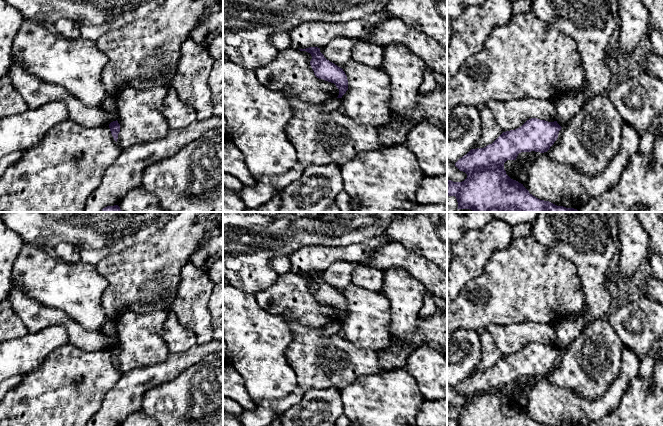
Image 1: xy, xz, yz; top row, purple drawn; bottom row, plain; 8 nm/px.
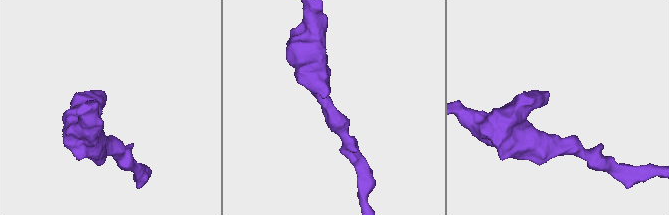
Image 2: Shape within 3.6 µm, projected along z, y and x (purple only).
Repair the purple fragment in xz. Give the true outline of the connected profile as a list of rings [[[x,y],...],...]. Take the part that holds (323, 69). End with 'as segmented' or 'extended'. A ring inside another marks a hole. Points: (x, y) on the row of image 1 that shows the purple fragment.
[[[309,47],[299,50],[306,51],[311,54],[312,59],[310,61],[310,65],[315,76],[319,79],[334,83],[339,89],[339,95],[337,98],[342,98],[348,90],[348,80],[343,69],[327,60],[318,47]]] | as segmented

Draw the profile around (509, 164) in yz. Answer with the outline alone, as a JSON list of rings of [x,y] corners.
[[[507,160],[504,163],[504,169],[506,171],[506,174],[513,180],[518,181],[515,172],[514,172],[514,165],[515,165],[516,160]]]

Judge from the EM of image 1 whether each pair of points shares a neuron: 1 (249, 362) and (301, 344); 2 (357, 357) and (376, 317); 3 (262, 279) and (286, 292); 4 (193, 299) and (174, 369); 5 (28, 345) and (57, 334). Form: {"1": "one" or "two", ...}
{"1": "two", "2": "two", "3": "two", "4": "two", "5": "one"}

